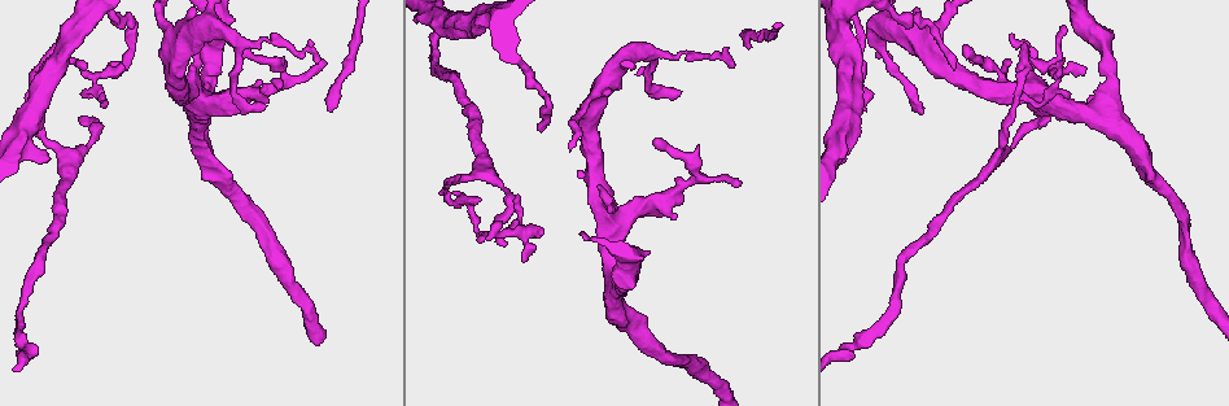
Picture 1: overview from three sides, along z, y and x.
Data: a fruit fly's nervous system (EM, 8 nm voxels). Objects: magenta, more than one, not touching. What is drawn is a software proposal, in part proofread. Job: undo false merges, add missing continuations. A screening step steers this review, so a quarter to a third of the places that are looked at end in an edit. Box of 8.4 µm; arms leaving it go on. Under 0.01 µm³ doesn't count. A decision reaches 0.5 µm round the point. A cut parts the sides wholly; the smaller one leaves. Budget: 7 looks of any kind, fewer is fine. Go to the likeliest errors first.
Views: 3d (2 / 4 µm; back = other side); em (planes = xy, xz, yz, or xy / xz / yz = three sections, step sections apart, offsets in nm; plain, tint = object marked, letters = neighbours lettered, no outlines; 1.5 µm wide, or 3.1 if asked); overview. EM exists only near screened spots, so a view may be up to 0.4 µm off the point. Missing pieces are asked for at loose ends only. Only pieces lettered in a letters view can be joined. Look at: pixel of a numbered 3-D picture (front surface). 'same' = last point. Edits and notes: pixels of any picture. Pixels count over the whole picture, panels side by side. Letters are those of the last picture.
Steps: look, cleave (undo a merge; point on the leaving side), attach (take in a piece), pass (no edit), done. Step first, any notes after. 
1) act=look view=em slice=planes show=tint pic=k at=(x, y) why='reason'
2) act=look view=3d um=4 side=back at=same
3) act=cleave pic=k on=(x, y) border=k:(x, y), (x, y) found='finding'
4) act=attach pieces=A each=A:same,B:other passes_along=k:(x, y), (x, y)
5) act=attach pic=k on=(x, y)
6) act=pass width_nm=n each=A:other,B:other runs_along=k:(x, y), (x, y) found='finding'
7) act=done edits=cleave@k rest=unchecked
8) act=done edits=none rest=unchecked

act=look view=3d um=2 pic=1 at=(268, 40) why='sudden change in width'

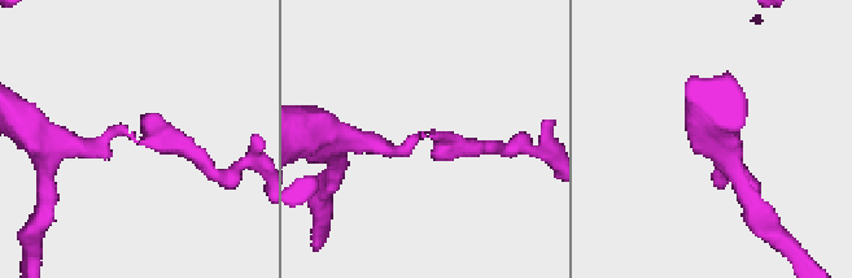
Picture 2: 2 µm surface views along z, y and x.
act=look view=em slice=planes show=tint pic=2 at=(140, 131)

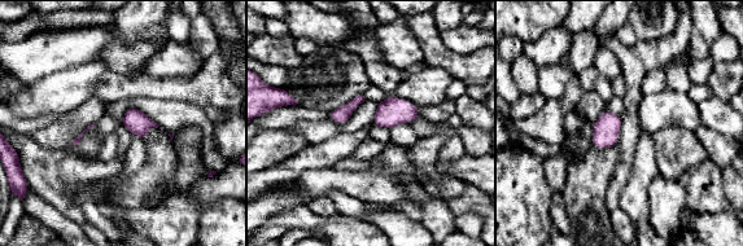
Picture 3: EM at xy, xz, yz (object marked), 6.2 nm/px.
act=look view=em slice=planes show=letters at=same why='what lies round it'

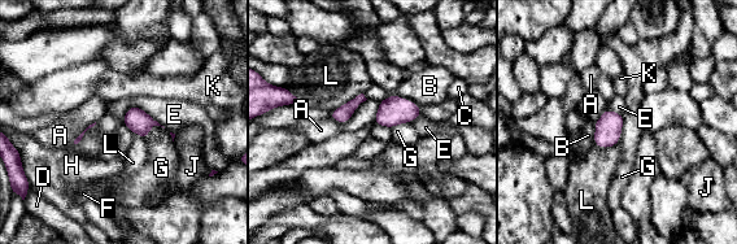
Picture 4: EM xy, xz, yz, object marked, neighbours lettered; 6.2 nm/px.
act=pass each=A:other,B:other,C:other,D:other,E:other,F:other,G:other,H:other,J:other,K:other,L:other border=4:(122, 117), (139, 107), (165, 127) found='all the same neuron'

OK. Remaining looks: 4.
act=look view=em slice=planes show=letters pic=1 at=(741, 186) why='an open end'

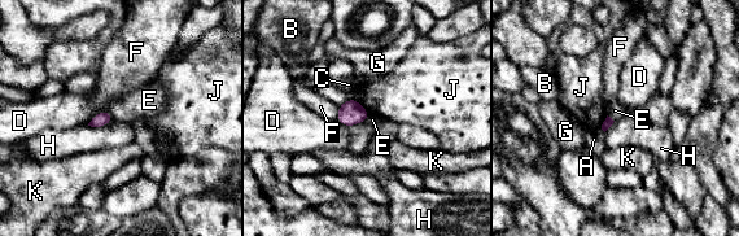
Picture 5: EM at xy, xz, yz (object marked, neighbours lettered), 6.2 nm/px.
act=pass longest_contact=H:180nm each=A:other,B:other,C:other,D:other,E:other,F:other,G:other,H:other,J:other,K:other border=5:(114, 119), (100, 126), (87, 125) found='none of them fits'

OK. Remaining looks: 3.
act=look view=3d um=2 pic=1 at=(330, 111) why='free end'

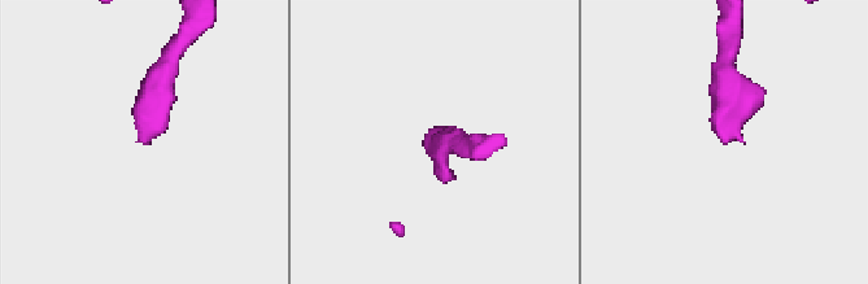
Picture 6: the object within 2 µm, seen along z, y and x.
act=look view=em slice=xz step=8 show=letters pic=6 at=(142, 141) why='shape alone is not enough'

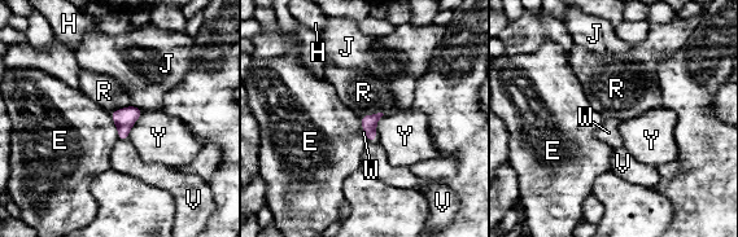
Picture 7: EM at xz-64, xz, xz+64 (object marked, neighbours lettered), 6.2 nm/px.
act=look view=em slice=planes show=letters at=same why='cut it another way'

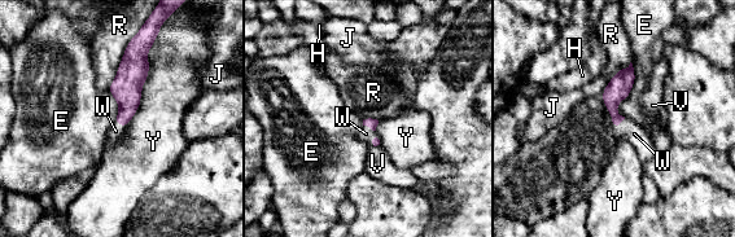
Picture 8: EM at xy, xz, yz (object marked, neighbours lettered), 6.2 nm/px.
act=attach pieces=W each=E:other,H:other,J:other,R:other,V:other,W:same,Y:other passes_along=8:(372, 123), (370, 127), (366, 134) found='the neuron continues'

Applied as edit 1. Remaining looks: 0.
act=done edits=attach@8 rest=unchecked

